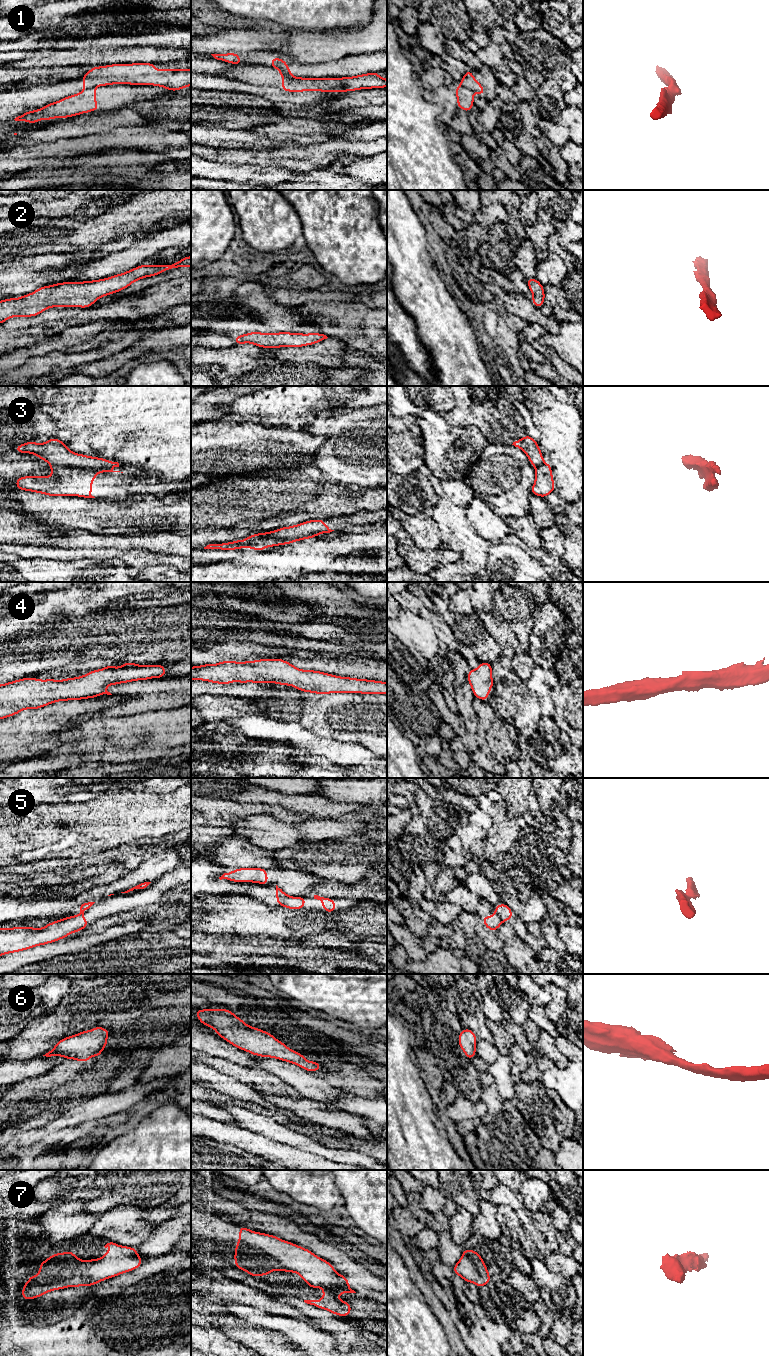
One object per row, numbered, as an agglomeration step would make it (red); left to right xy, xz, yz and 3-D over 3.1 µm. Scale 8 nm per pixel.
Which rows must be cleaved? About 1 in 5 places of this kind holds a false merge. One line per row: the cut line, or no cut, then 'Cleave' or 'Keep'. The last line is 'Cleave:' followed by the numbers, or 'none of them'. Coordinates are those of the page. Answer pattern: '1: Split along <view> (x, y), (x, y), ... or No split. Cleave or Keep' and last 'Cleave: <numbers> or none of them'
1: Split along xz (280, 71), (291, 76). Cleave
2: No split. Keep
3: Split along xy (51, 464), (69, 465), (87, 470), (110, 469). Cleave
4: No split. Keep
5: Split along yz (495, 913), (502, 921). Cleave
6: No split. Keep
7: No split. Keep
Cleave: 1, 3, 5

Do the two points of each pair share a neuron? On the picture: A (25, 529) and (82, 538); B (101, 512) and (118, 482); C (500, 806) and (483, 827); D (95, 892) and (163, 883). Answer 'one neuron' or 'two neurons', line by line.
A: one neuron
B: two neurons
C: two neurons
D: two neurons

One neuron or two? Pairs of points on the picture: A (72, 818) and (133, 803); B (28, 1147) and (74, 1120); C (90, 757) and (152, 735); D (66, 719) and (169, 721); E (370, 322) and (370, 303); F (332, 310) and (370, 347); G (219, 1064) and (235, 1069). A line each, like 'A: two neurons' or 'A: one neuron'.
A: two neurons
B: one neuron
C: two neurons
D: two neurons
E: one neuron
F: one neuron
G: one neuron

